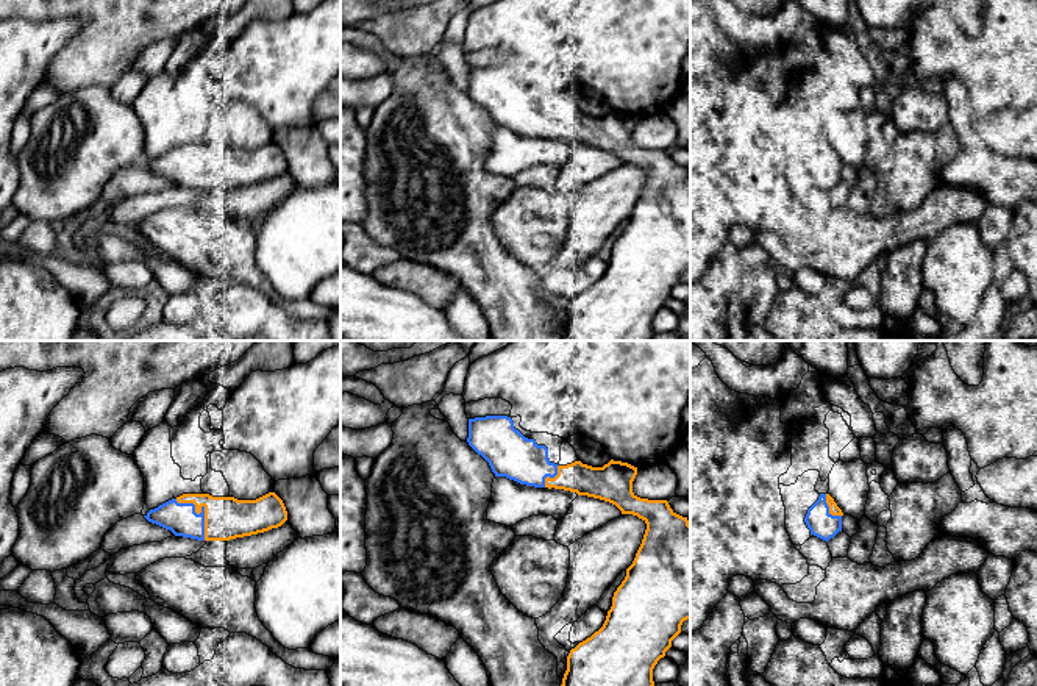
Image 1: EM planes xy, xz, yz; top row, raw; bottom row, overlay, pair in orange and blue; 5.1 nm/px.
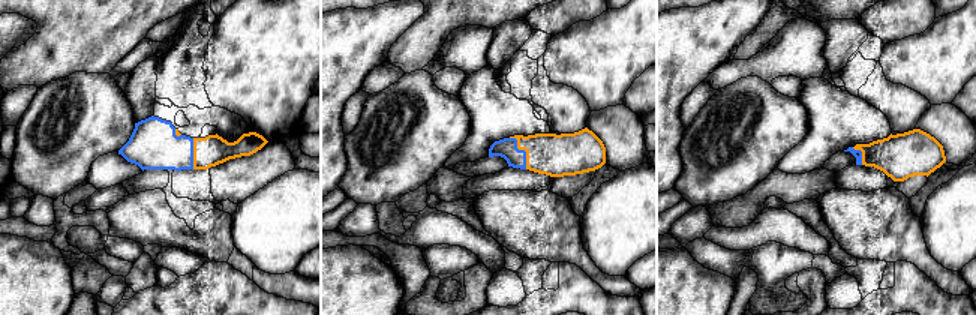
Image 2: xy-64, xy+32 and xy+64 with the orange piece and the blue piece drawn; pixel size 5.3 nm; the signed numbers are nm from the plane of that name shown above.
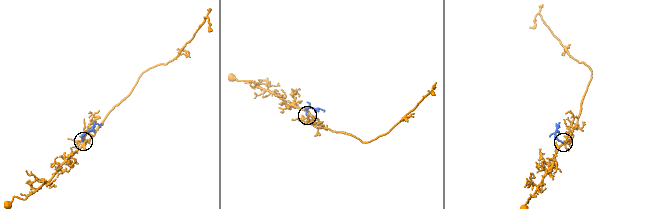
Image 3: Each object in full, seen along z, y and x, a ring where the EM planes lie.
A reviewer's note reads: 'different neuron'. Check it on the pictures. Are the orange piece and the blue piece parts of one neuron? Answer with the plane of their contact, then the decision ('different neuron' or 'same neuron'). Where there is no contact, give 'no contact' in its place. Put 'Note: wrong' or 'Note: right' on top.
Note: wrong
contact in xy; same neuron

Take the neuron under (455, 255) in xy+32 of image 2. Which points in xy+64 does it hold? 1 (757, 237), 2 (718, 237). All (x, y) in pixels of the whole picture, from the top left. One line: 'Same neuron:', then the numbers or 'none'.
Same neuron: none

